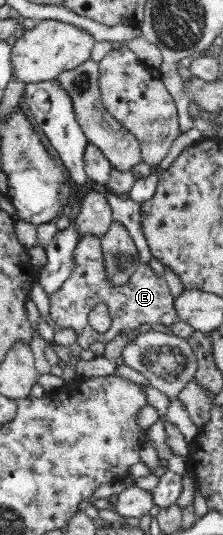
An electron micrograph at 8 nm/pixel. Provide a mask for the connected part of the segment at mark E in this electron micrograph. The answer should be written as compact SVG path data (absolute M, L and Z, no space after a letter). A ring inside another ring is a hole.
M86 235L81 238L75 253L76 270L60 288L49 294L49 323L54 330L71 330L76 335L76 344L82 350L90 350L94 342L108 343L120 334L130 338L143 329L168 329L178 321L176 307L169 286L164 278L158 278L149 264L141 264L132 273L127 283L114 285L106 275L102 235ZM100 304L105 304L114 318L112 330L96 334L88 326L88 315Z

